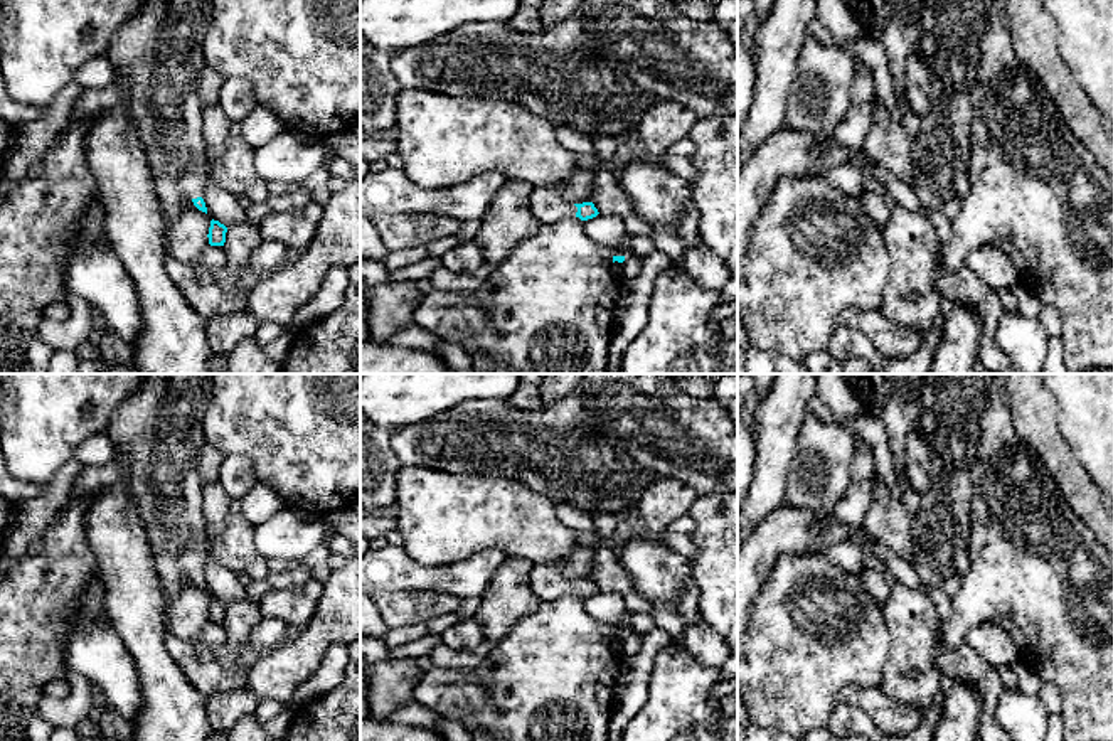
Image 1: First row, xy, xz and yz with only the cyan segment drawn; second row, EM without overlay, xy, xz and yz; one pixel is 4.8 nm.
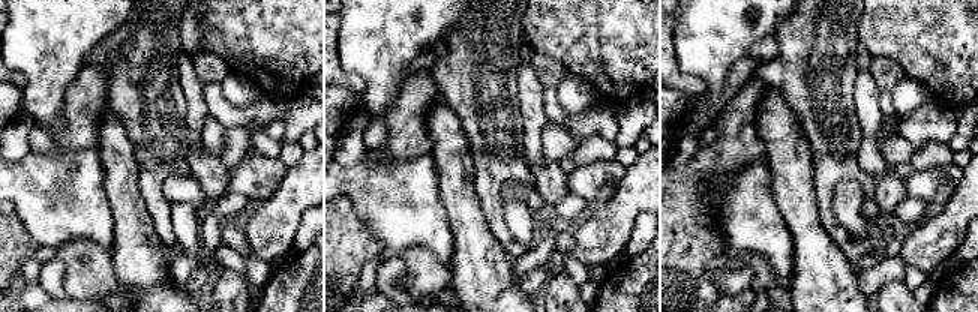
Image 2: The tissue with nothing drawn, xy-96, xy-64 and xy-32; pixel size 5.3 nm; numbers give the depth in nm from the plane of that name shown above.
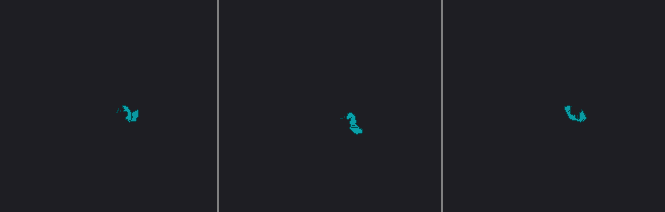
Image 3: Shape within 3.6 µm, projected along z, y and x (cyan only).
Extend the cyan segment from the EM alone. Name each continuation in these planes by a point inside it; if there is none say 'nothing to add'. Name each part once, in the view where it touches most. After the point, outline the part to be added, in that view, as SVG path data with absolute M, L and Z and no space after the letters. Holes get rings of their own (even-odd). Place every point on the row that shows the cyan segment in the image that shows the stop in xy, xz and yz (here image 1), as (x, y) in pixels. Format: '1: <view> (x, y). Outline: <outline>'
1: xz (546, 202). Outline: M534 187L530 211L541 224L549 224L567 216L576 216L578 207L562 200L562 187Z
2: xz (632, 266). Outline: M616 249L613 256L625 258L623 263L618 261L613 263L613 271L623 283L636 278L643 271L643 259L638 258L636 254Z

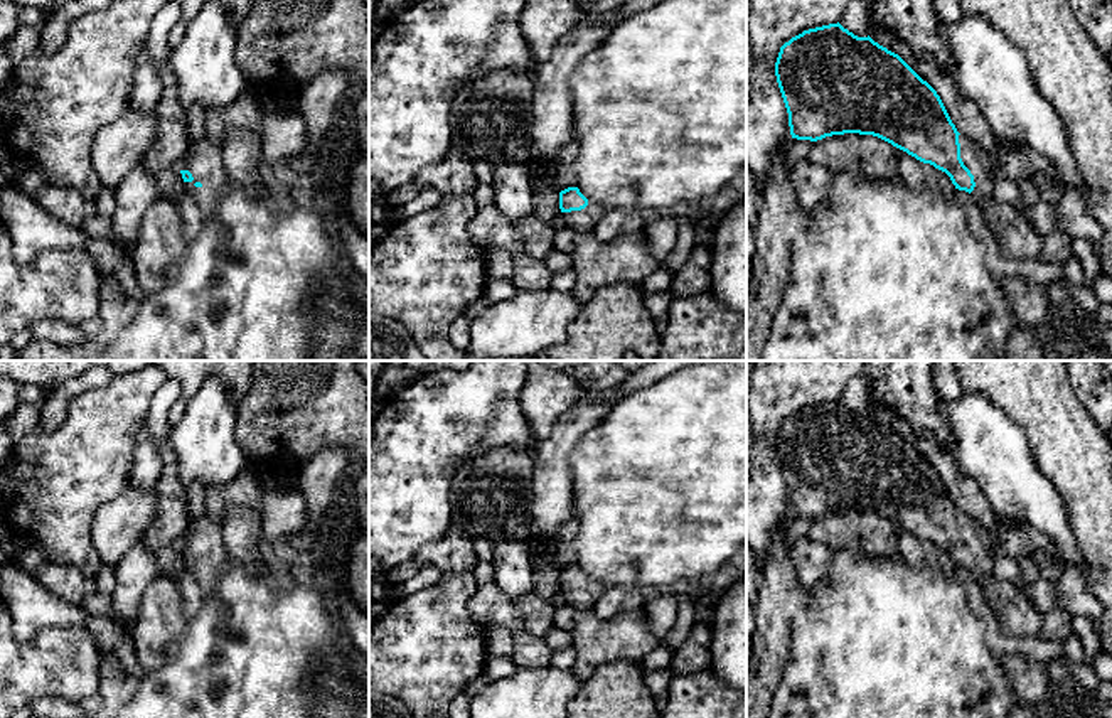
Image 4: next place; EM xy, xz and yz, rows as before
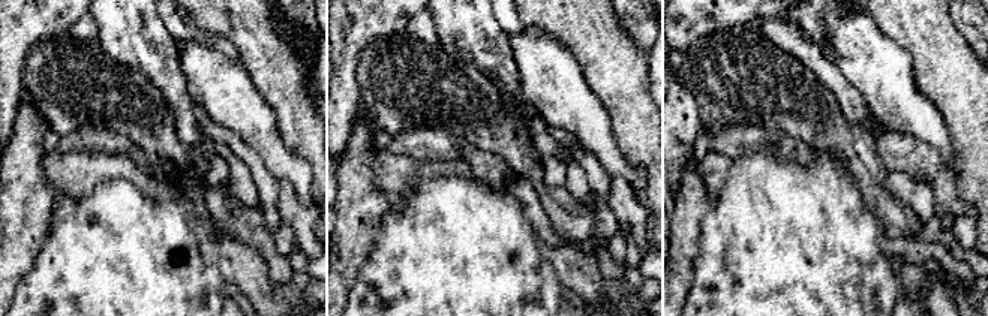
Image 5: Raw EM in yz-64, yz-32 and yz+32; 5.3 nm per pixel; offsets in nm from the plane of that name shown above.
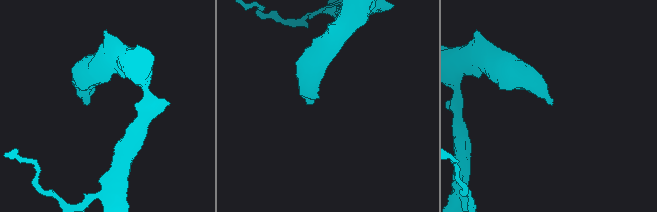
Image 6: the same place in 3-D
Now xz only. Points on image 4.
1: xz (580, 221). Outline: M588 201L588 206L581 211L561 212L558 222L576 234L590 233L603 214L605 211L598 204Z

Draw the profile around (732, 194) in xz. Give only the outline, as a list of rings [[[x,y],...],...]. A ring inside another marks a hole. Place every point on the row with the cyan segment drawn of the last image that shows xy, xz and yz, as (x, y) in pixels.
[[[746,165],[719,192],[703,197],[698,204],[708,212],[726,212],[746,199]]]

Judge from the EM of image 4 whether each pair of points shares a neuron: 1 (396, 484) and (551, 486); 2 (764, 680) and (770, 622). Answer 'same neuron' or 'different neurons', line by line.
1: different neurons
2: same neuron

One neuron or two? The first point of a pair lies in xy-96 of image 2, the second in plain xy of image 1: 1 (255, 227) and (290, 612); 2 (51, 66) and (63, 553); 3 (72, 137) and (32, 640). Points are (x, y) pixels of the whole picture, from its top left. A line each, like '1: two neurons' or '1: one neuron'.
1: two neurons
2: two neurons
3: one neuron

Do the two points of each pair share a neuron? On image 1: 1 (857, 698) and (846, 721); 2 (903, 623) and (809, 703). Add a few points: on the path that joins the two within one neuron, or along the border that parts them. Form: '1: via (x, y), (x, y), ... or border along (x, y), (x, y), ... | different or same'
1: border along (841, 701), (857, 706), (874, 723) | different
2: border along (879, 603), (889, 642), (884, 674) | different

